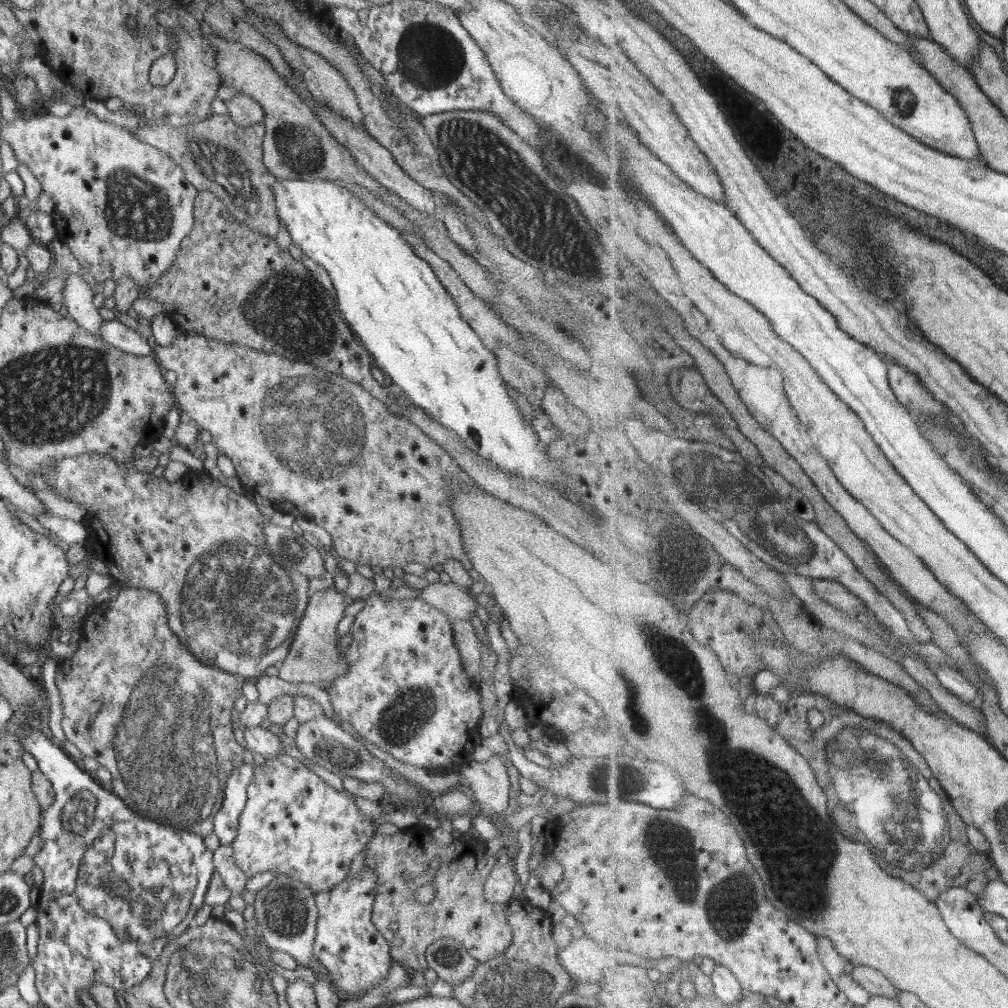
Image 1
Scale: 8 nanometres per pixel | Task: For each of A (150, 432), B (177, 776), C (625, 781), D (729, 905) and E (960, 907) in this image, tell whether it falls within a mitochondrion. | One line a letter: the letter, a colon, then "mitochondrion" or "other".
A: other
B: mitochondrion
C: mitochondrion
D: mitochondrion
E: other

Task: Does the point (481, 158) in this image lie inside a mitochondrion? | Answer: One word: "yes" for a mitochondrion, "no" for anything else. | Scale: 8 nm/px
yes

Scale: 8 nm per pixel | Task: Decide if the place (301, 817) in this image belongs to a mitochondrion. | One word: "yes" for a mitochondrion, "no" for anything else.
no

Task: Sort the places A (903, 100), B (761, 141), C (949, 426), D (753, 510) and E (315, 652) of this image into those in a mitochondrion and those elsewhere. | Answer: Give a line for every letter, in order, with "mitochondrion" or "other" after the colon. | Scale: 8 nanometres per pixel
A: mitochondrion
B: other
C: other
D: mitochondrion
E: mitochondrion

